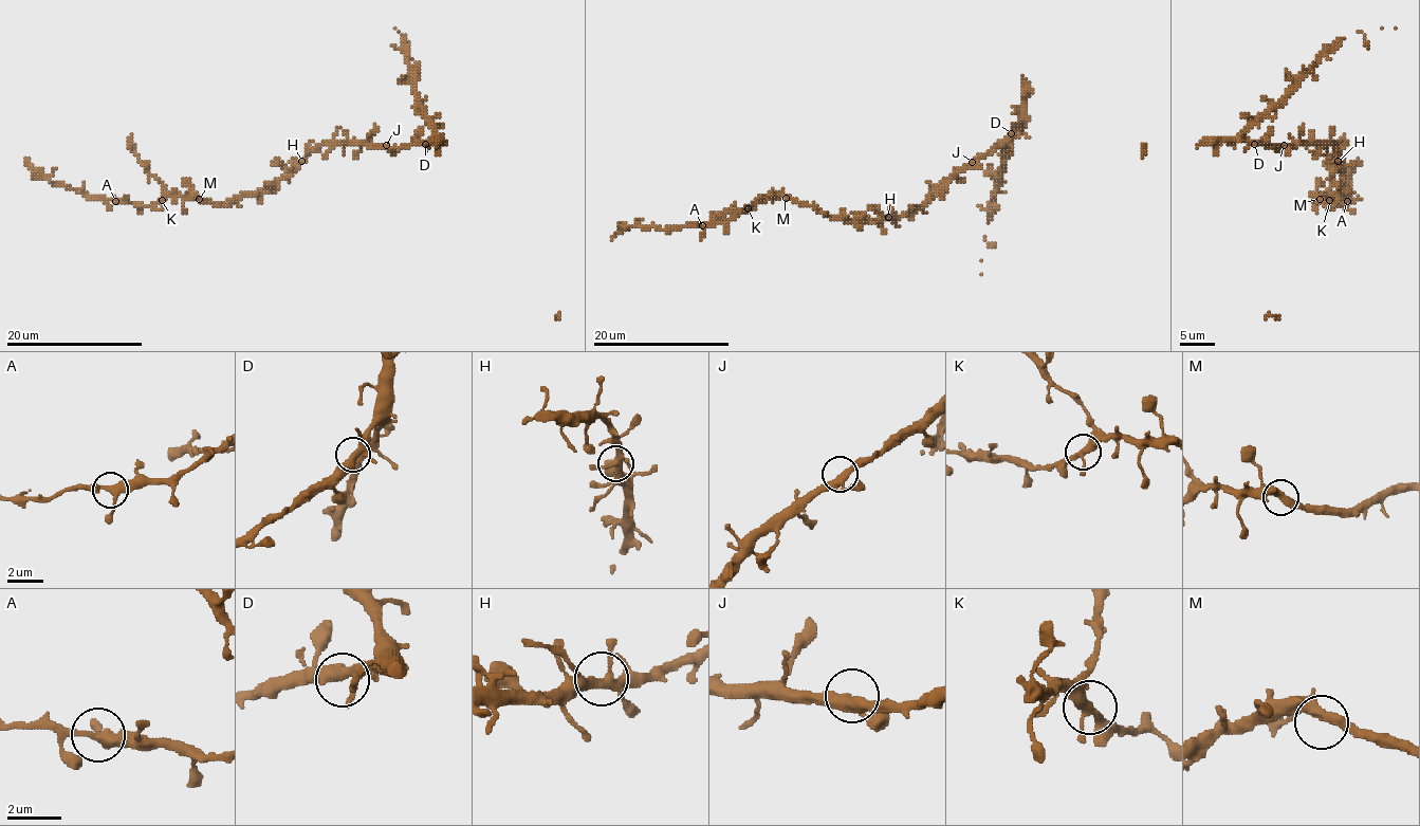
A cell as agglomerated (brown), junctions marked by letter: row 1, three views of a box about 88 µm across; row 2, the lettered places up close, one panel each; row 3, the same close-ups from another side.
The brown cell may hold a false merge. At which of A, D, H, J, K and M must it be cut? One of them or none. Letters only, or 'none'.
none

